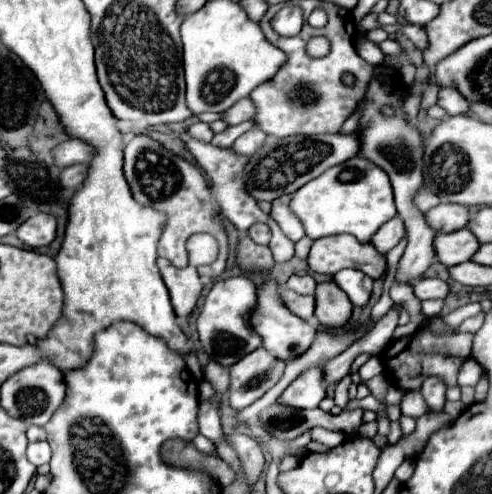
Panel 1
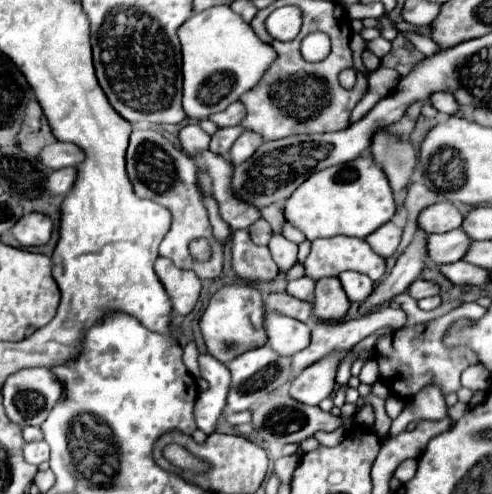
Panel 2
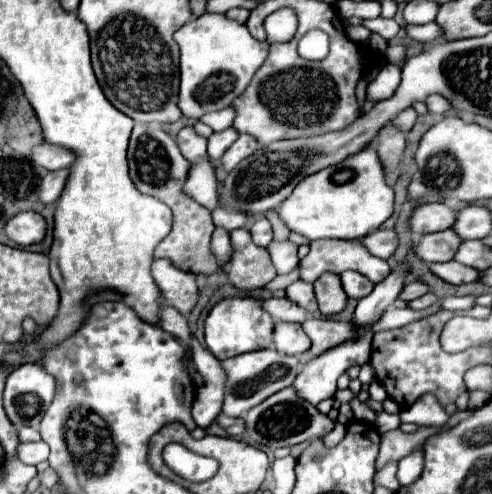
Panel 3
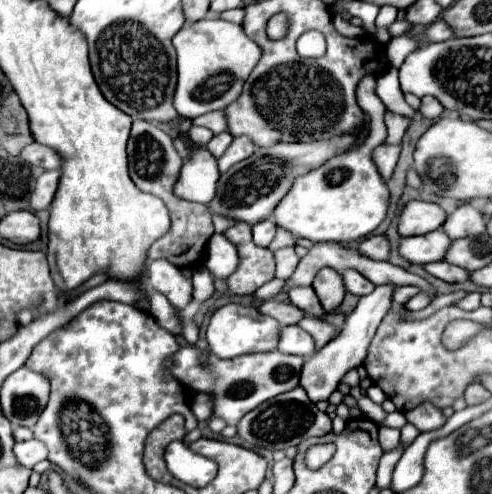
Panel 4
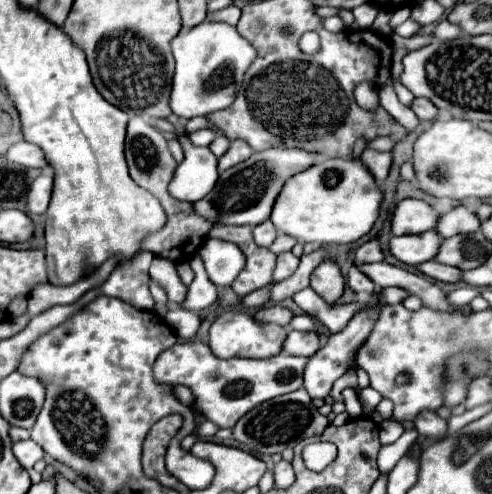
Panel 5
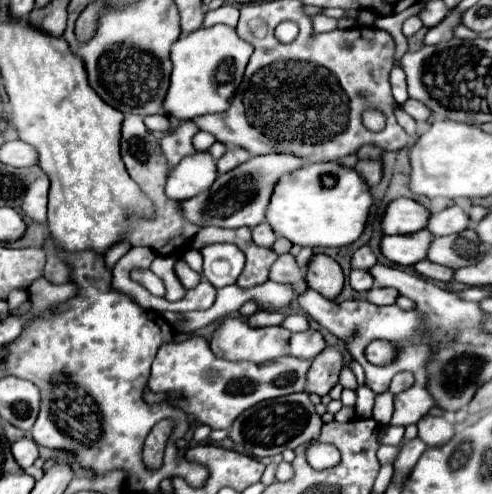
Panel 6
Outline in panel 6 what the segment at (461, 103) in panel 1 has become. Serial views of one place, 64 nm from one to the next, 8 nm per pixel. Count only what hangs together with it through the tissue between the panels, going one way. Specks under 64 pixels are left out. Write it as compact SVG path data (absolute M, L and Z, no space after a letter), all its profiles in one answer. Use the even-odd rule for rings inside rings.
M408 100L406 104L402 104L402 108L418 122L426 122L432 116L432 110L426 104L422 104L420 100Z

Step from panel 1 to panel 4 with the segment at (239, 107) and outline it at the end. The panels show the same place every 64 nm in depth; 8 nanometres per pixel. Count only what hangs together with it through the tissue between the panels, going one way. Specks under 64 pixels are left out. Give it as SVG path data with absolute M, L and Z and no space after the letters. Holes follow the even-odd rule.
M220 110L220 112L208 112L208 114L198 116L196 120L192 120L192 124L224 132L226 130L226 114L224 114L224 110Z

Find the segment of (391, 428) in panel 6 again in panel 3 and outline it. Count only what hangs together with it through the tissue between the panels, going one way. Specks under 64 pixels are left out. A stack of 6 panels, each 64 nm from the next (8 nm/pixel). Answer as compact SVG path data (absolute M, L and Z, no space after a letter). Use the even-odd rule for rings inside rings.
M420 426L416 432L410 432L410 434L402 432L400 428L382 434L380 454L378 454L378 458L376 458L376 470L384 468L384 466L390 464L390 462L398 462L400 458L404 458L404 456L412 454L414 450L422 448L424 442L426 442L430 436L438 434L440 430L442 430L442 428L432 428L432 426L428 426L428 428L424 426L424 428L422 428L422 426Z

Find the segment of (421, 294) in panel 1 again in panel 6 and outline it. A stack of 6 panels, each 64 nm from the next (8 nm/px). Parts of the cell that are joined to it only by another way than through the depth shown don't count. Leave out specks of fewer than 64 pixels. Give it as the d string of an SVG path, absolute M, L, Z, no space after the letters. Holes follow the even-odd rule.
M372 288L372 290L366 294L368 302L378 304L378 306L382 306L382 304L394 304L398 296L400 296L400 294L398 294L396 288Z

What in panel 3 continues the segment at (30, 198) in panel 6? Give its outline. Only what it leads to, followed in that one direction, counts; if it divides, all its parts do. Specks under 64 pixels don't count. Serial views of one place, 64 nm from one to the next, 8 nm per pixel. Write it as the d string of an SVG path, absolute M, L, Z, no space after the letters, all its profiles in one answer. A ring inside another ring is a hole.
M68 168L56 170L56 172L48 172L48 174L42 178L42 186L40 186L40 202L44 202L44 204L56 202L58 196L62 194L64 186L66 186L68 174L70 174Z

